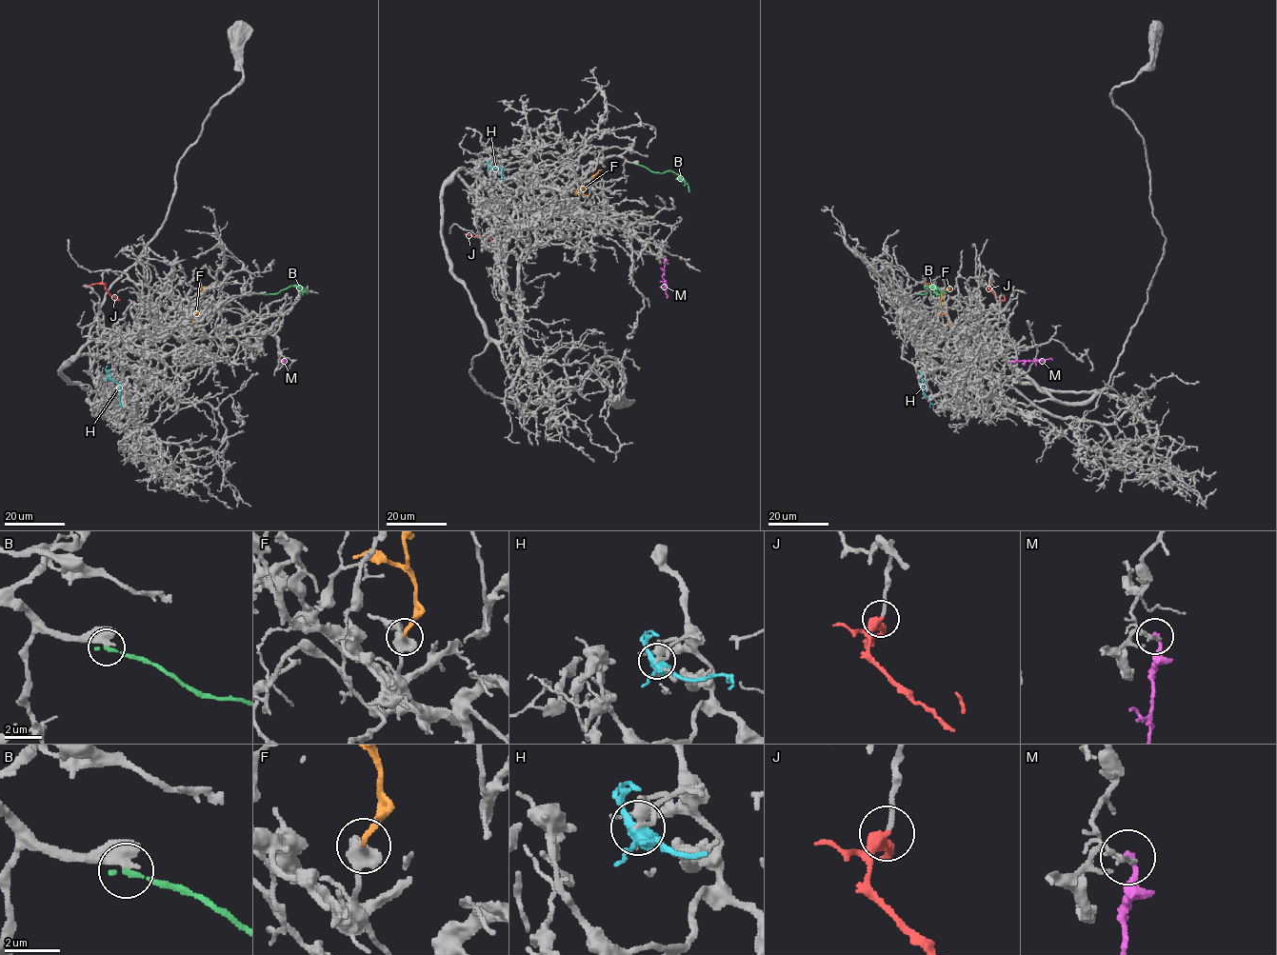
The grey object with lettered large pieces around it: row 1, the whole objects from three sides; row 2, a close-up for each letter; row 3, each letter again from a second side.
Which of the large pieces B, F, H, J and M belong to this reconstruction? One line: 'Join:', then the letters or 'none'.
Join: F, J

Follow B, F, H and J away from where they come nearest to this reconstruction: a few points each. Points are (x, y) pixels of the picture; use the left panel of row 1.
B: (255, 293), (277, 293), (292, 286), (304, 288), (307, 292)
F: (192, 327), (204, 292), (219, 282)
H: (108, 371), (120, 386), (121, 407)
J: (102, 283), (116, 300), (115, 294)

